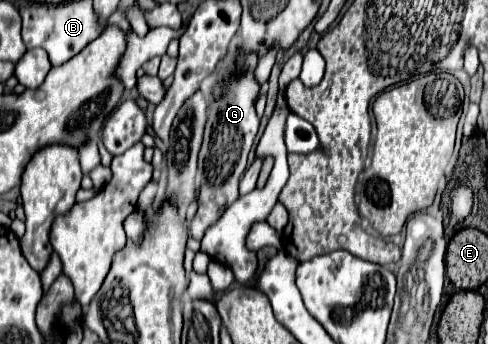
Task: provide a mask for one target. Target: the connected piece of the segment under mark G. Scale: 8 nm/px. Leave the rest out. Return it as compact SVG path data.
M231 46L225 56L215 66L209 76L209 108L207 108L207 124L203 132L203 142L199 150L199 166L203 168L203 178L199 184L197 196L197 214L191 222L191 236L201 240L205 228L209 228L225 206L239 198L237 184L247 168L247 156L253 146L253 138L257 136L259 116L255 112L255 100L259 94L259 82L255 80L255 66L259 56L255 52L243 54L239 46Z

